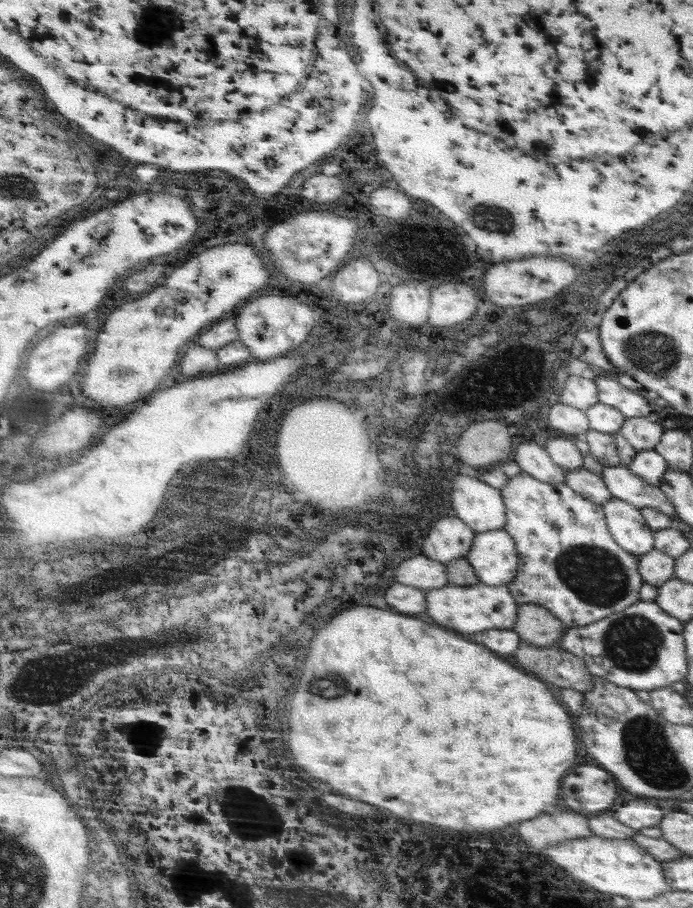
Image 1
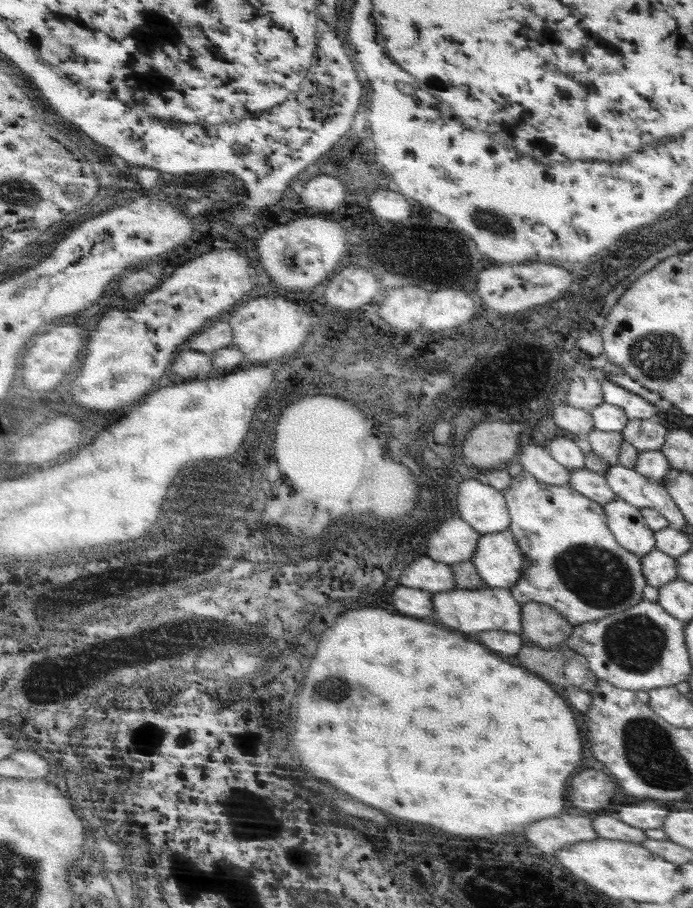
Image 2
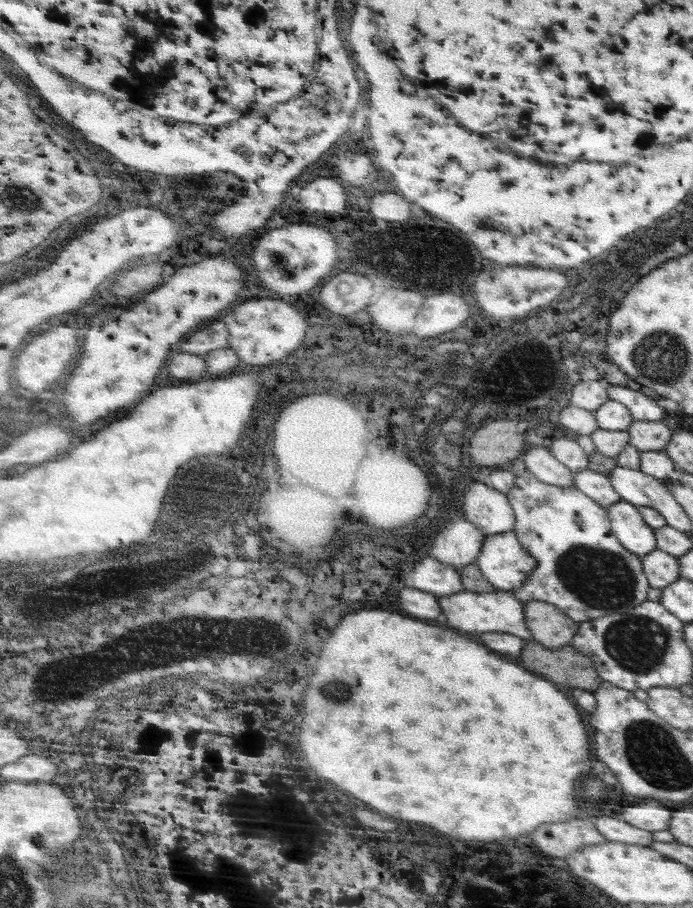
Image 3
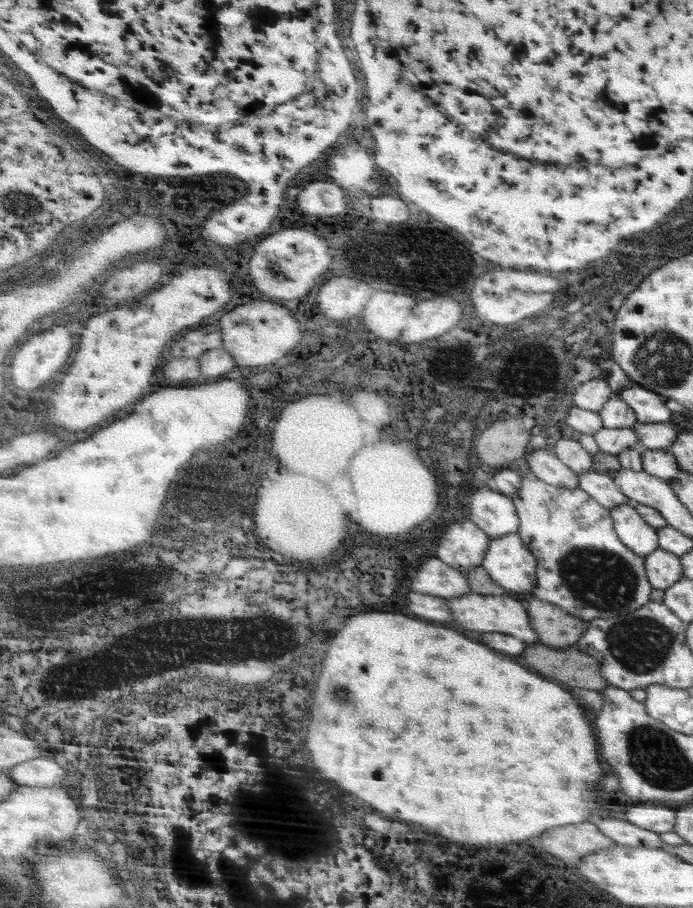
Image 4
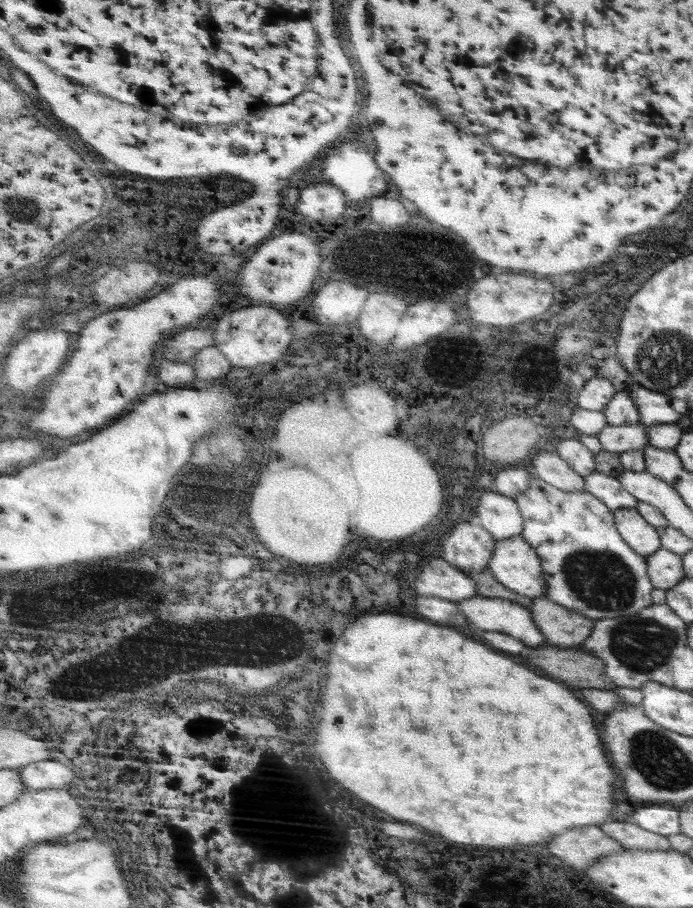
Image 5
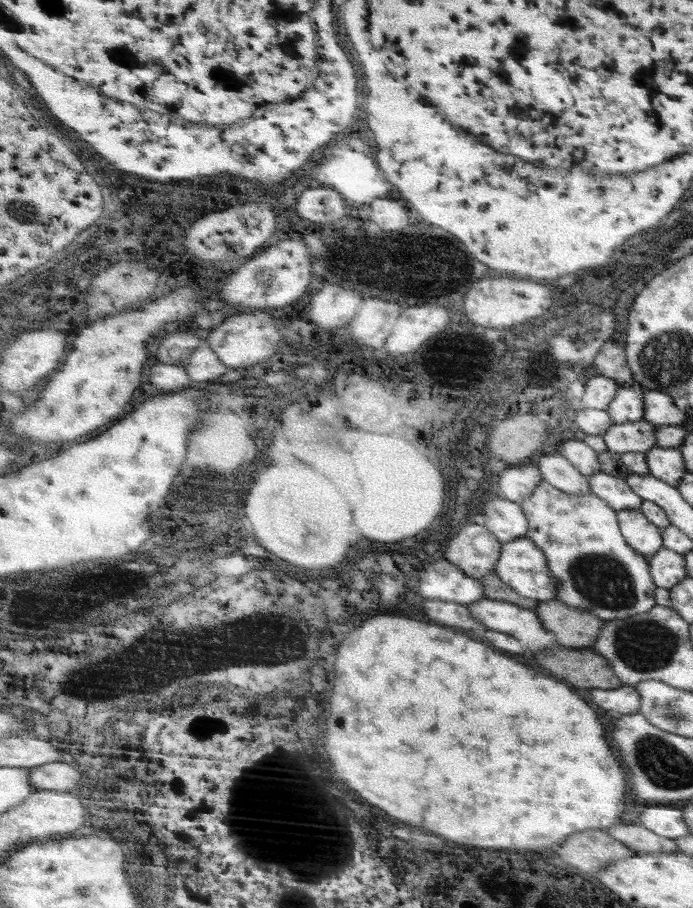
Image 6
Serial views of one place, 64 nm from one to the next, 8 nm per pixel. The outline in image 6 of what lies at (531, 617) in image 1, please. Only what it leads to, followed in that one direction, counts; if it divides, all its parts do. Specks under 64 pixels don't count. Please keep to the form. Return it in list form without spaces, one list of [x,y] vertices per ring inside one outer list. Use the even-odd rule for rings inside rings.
[[[559,600],[539,602],[539,608],[535,612],[545,622],[545,628],[549,628],[549,632],[557,636],[557,640],[561,642],[561,648],[567,648],[567,650],[589,648],[599,638],[605,626],[605,620],[589,612],[569,608]]]

